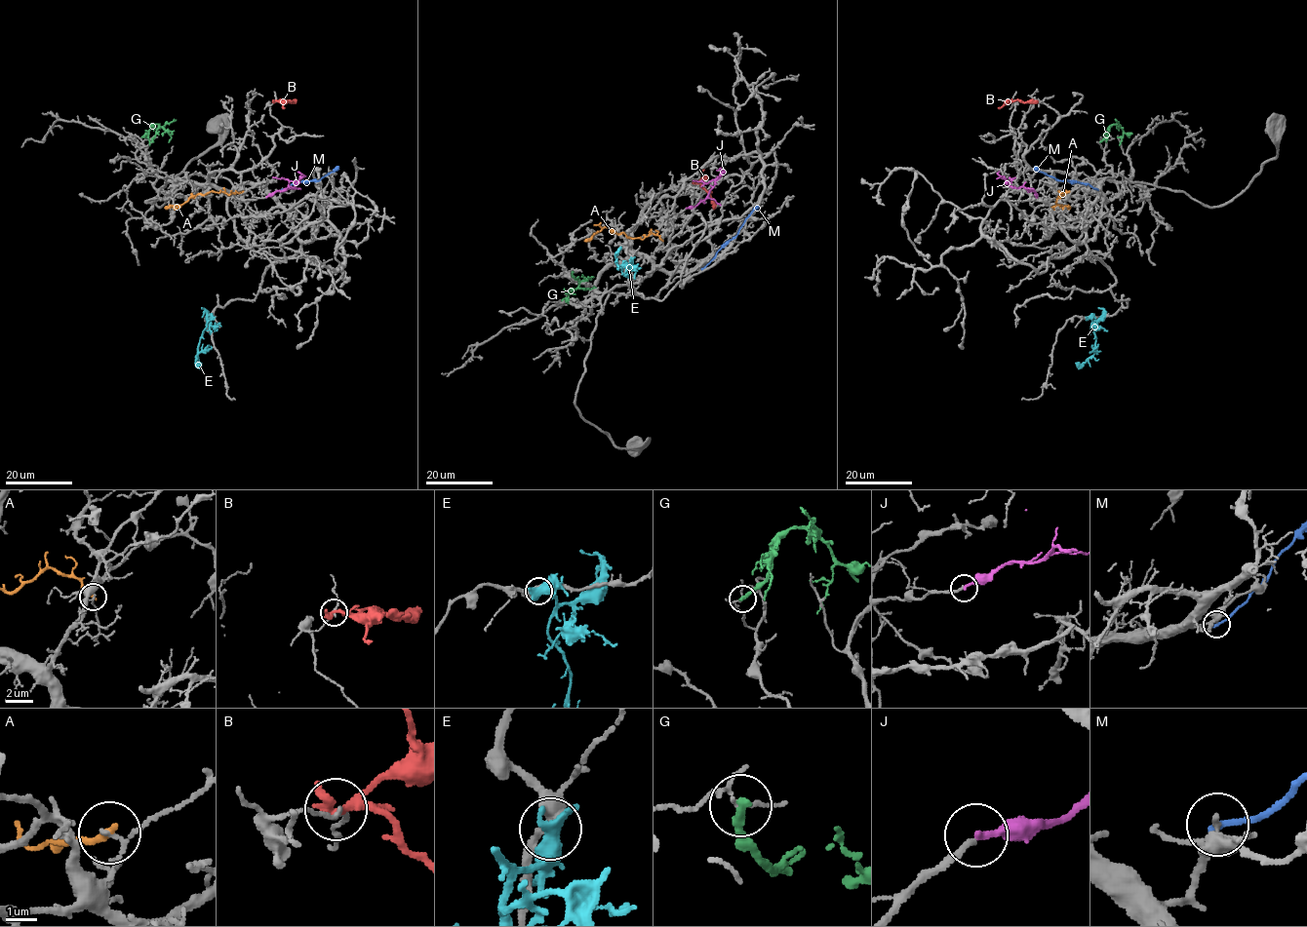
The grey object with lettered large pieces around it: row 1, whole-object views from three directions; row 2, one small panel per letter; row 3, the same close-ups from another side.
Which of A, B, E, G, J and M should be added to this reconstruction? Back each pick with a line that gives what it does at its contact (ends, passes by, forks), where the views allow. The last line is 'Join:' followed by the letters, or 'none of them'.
J: it ends
Join: J

